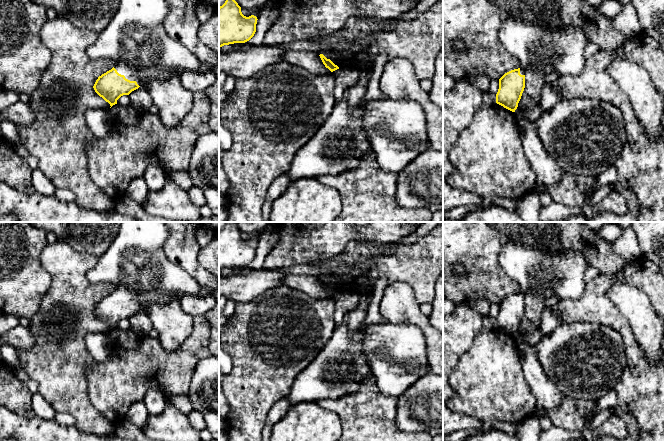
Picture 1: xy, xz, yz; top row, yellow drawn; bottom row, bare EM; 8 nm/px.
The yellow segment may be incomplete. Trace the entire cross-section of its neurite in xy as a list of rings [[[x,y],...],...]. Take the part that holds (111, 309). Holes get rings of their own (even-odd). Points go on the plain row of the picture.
[[[121,222],[118,233],[116,235],[116,237],[114,238],[112,244],[107,249],[107,251],[102,256],[99,257],[96,265],[92,269],[89,270],[91,282],[109,282],[115,286],[114,291],[111,294],[107,295],[106,297],[102,298],[101,300],[99,300],[93,310],[95,316],[100,321],[102,321],[106,326],[108,326],[111,331],[113,329],[117,328],[117,324],[121,320],[129,319],[132,315],[138,313],[140,310],[146,311],[148,306],[153,303],[159,303],[159,302],[165,303],[167,301],[172,300],[174,297],[177,297],[180,299],[181,294],[184,294],[184,295],[199,294],[199,291],[201,289],[200,285],[186,271],[184,271],[179,266],[173,264],[166,257],[164,250],[163,250],[163,245],[168,238],[168,234],[169,234],[168,226],[166,225],[165,222]]]

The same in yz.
[[[501,237],[499,264],[506,275],[520,285],[518,293],[505,297],[499,303],[496,327],[515,336],[525,312],[528,292],[545,298],[557,296],[561,300],[575,300],[582,296],[585,272],[589,265],[586,257],[575,250],[545,253]]]

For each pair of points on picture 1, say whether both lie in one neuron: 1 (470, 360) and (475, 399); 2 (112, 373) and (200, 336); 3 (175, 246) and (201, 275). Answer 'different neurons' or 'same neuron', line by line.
1: same neuron
2: same neuron
3: same neuron

